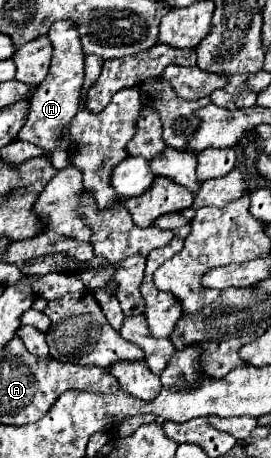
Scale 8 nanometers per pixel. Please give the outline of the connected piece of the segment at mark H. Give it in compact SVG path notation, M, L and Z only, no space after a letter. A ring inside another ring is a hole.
M70 21L54 23L48 31L48 37L54 45L52 65L46 79L40 83L38 91L30 99L30 113L28 113L26 125L18 133L18 139L40 147L44 151L44 157L50 159L50 151L56 151L56 149L66 151L70 145L68 125L72 117L78 113L80 89L84 81L84 53L80 47L80 33Z

